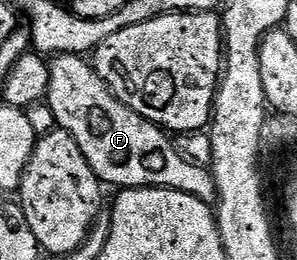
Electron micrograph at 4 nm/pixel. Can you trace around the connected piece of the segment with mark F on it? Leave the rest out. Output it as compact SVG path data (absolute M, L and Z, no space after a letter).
M57 56L51 61L46 103L57 125L78 142L78 150L90 162L90 170L94 170L101 185L113 184L116 190L169 188L211 205L218 200L218 186L211 171L187 160L165 129L120 101L84 56Z

